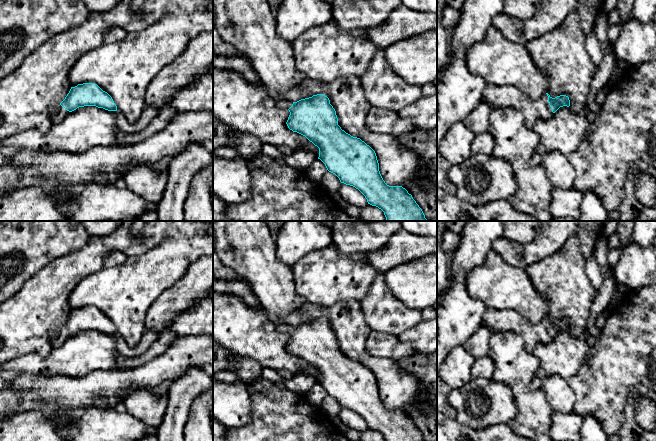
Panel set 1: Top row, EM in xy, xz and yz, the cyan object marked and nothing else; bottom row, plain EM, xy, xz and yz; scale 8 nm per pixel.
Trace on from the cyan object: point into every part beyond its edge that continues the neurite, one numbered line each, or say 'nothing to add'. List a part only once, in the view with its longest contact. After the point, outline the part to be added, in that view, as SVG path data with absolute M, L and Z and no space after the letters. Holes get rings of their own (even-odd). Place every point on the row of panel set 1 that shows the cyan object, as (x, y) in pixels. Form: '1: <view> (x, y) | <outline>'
1: yz (504, 96) | M487 84L482 101L497 108L513 107L518 109L529 129L533 129L538 120L549 119L554 114L547 94L540 99L533 100L515 86Z

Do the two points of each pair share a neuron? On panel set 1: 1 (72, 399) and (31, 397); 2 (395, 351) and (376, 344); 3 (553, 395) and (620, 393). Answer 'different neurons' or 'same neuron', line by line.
1: same neuron
2: same neuron
3: different neurons

